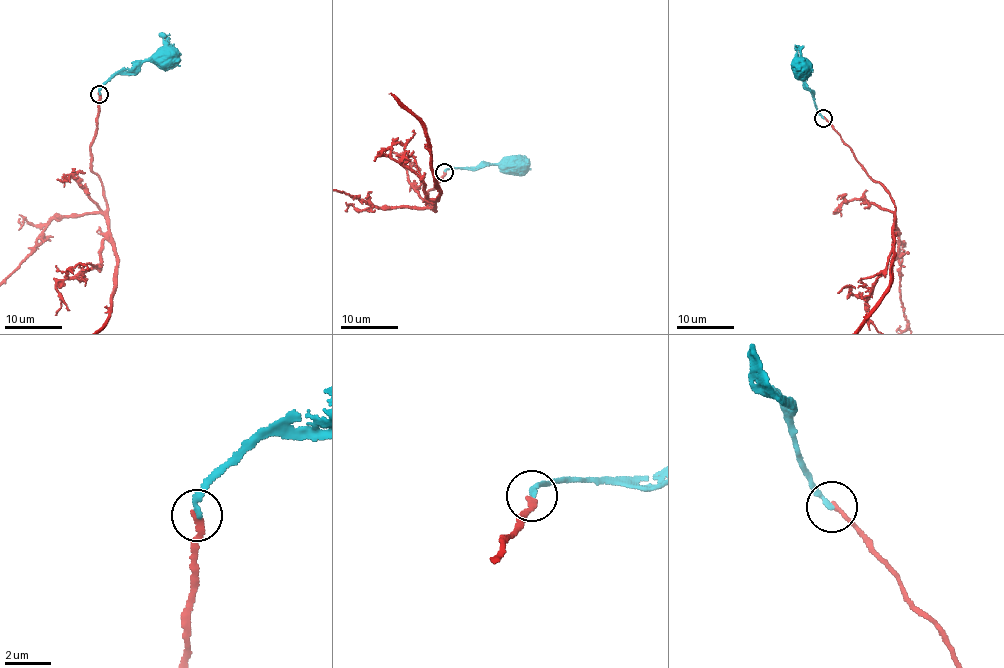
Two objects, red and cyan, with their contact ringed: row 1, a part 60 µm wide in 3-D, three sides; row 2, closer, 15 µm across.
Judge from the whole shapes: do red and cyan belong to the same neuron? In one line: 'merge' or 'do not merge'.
do not merge

